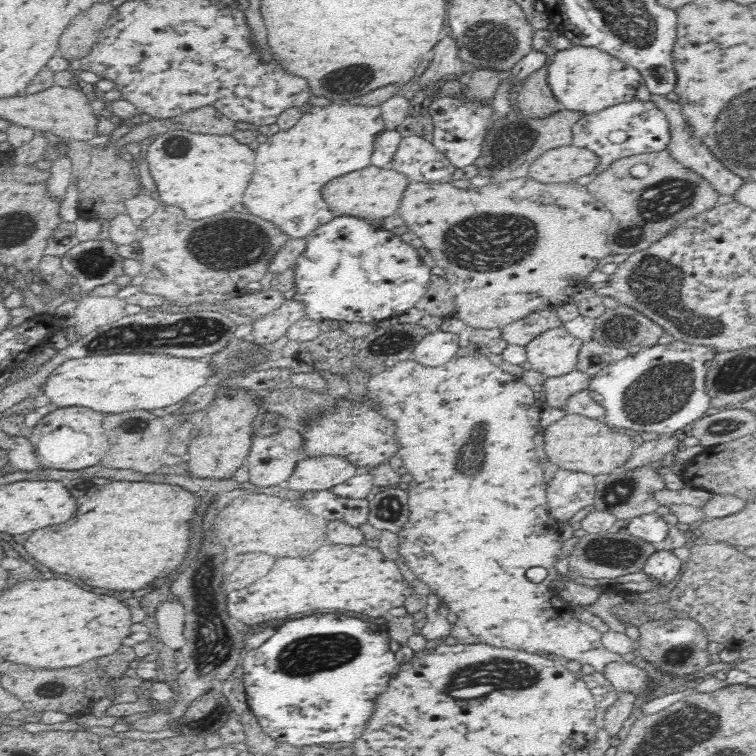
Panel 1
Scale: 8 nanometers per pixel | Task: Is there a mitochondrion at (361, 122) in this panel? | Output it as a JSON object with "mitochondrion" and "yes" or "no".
{"mitochondrion":"no"}

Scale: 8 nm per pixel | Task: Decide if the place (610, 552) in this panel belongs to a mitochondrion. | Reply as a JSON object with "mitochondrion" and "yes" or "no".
{"mitochondrion":"yes"}

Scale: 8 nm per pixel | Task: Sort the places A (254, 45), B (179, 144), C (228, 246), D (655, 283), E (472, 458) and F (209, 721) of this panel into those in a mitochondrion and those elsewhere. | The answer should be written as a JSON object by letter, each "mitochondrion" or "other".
{"A":"other","B":"mitochondrion","C":"mitochondrion","D":"mitochondrion","E":"mitochondrion","F":"other"}

